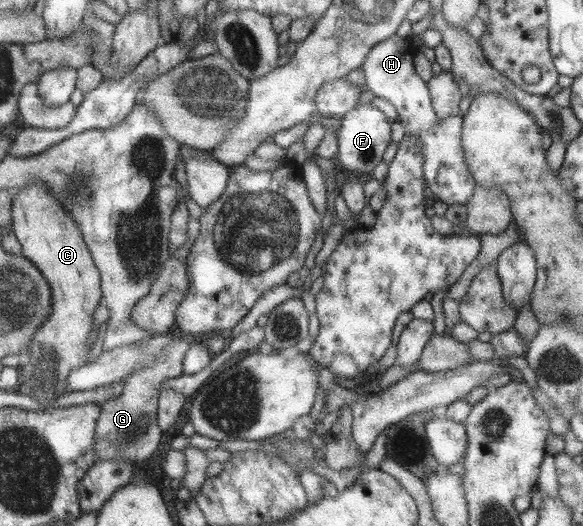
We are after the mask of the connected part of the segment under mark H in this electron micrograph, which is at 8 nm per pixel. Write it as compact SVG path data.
M393 35L375 44L366 55L361 69L364 73L364 90L370 90L376 97L385 98L394 106L398 122L405 129L404 135L419 138L422 147L422 170L425 186L436 194L438 201L448 204L464 204L475 187L466 166L461 147L460 114L446 118L437 118L427 84L416 73L413 67L414 44L410 39Z

